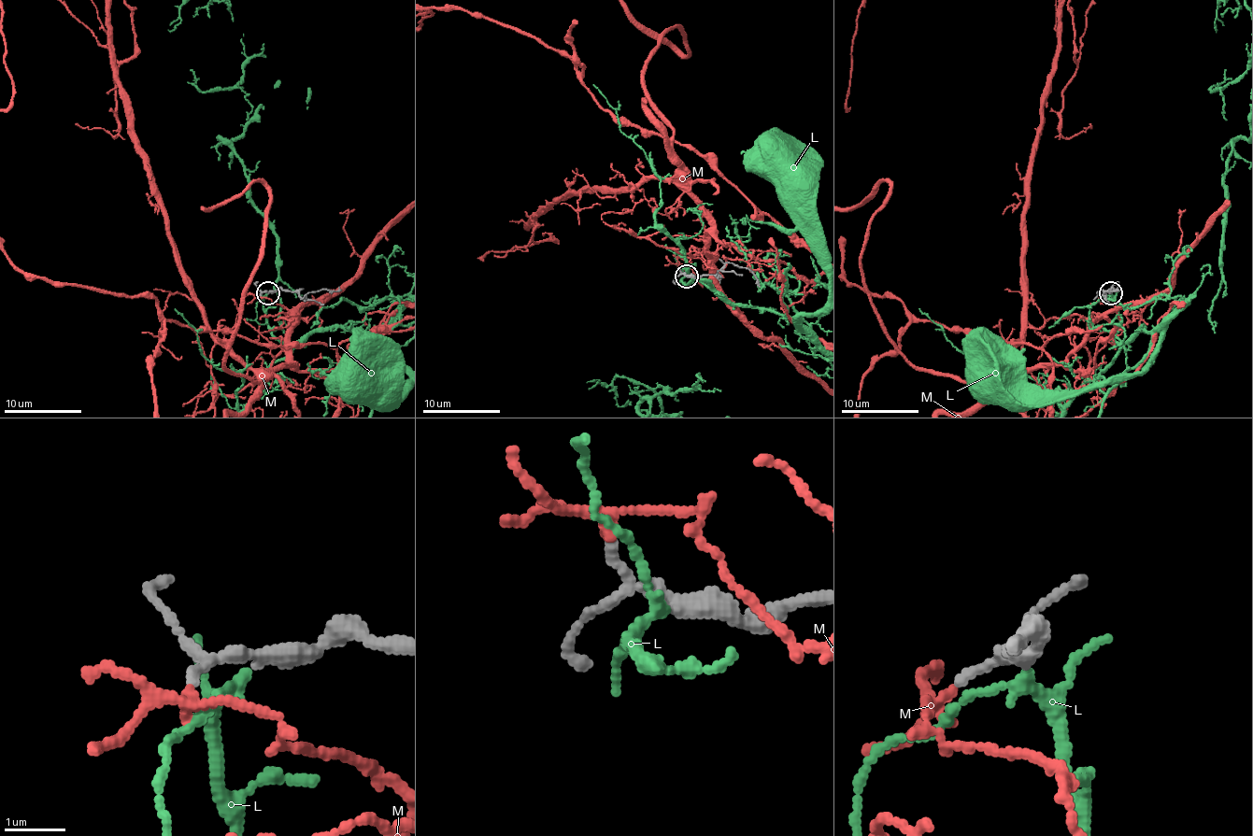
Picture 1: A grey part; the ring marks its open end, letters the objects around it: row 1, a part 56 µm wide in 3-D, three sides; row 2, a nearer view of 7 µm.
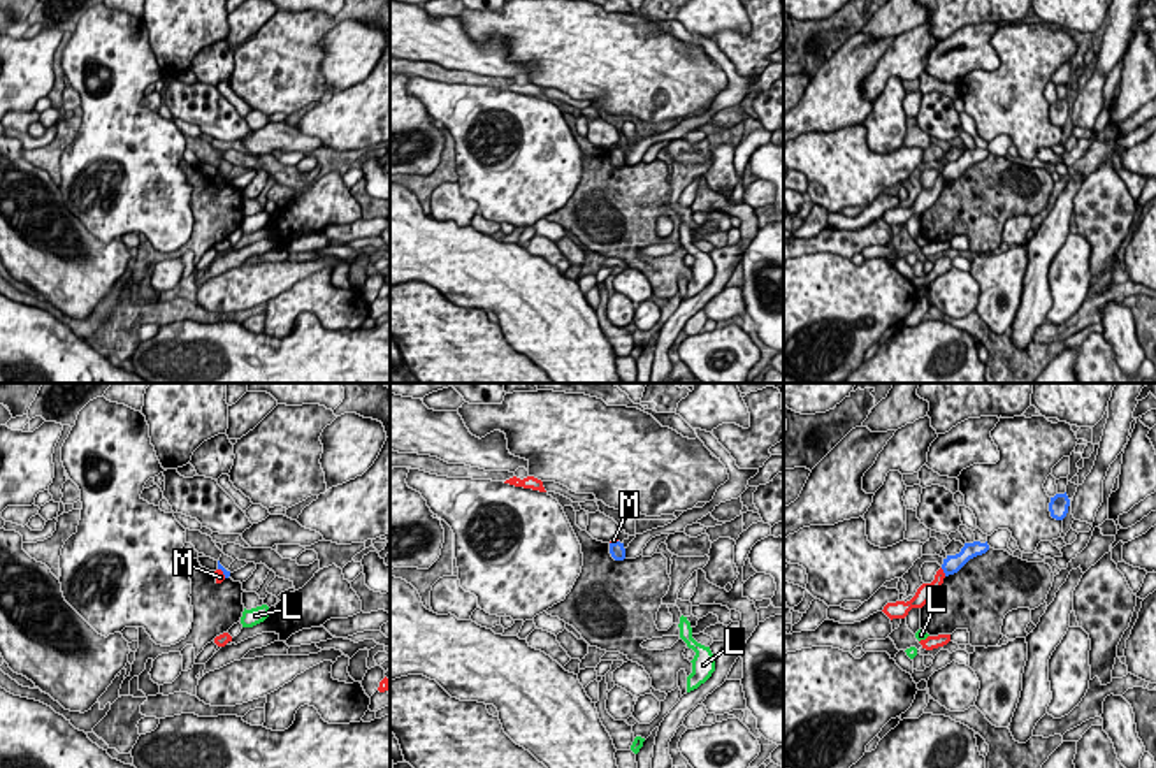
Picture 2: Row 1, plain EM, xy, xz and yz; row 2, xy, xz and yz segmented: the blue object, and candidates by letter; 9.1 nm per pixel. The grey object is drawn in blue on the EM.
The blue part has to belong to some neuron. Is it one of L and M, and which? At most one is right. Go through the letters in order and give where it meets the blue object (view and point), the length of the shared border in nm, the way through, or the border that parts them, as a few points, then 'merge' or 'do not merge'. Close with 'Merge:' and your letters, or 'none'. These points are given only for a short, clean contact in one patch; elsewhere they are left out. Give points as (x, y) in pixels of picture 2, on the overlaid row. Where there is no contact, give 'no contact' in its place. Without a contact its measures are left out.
L: no contact; merge
M: meets blue in yz at (944, 572); contact 100 nm long; border along yz (940, 568), (946, 575); do not merge
Merge: L

